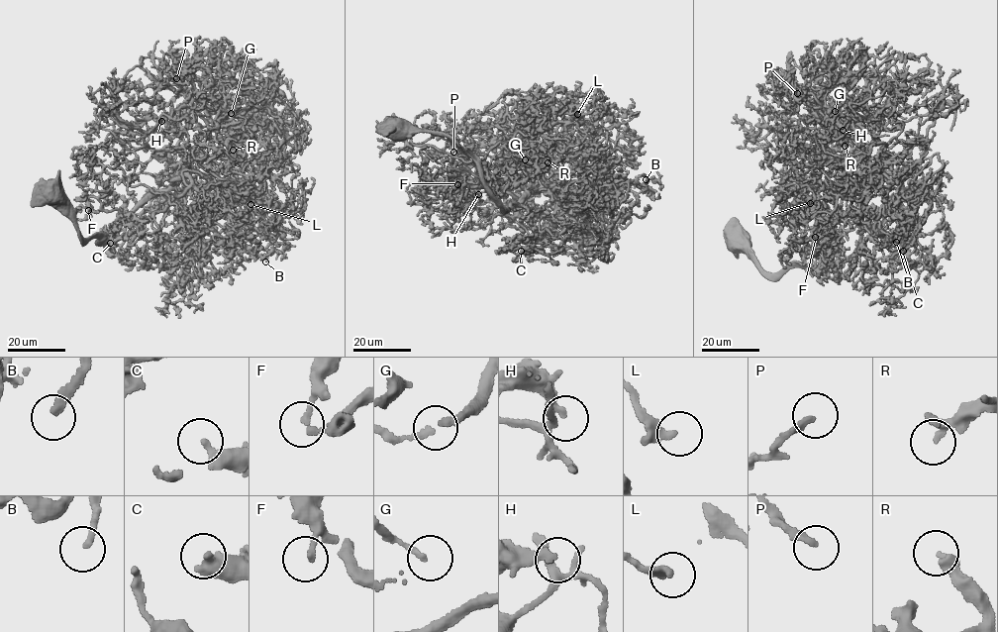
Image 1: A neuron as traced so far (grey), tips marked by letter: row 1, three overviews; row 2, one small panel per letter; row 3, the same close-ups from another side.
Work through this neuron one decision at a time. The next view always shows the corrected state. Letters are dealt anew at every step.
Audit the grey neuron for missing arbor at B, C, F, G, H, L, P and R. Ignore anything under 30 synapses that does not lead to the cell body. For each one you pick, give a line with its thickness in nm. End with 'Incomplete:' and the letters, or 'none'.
B: 240 nm
Incomplete: B

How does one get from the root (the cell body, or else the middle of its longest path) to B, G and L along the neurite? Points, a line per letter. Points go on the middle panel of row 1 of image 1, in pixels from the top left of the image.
B: (396, 128), (438, 132), (459, 146), (505, 213), (529, 192), (571, 202), (590, 182), (646, 179)
G: (396, 128), (459, 146), (505, 213), (526, 189), (510, 137), (492, 144), (525, 159)
L: (396, 128), (459, 146), (505, 213), (526, 191), (516, 152), (554, 120), (537, 103), (577, 114)

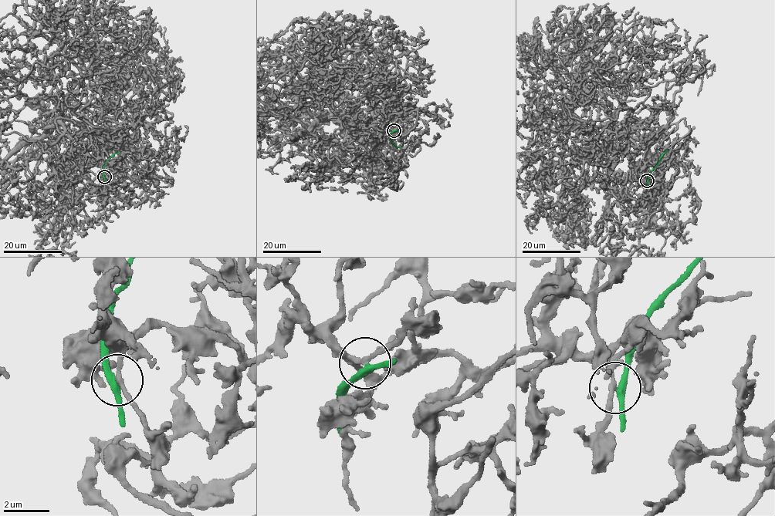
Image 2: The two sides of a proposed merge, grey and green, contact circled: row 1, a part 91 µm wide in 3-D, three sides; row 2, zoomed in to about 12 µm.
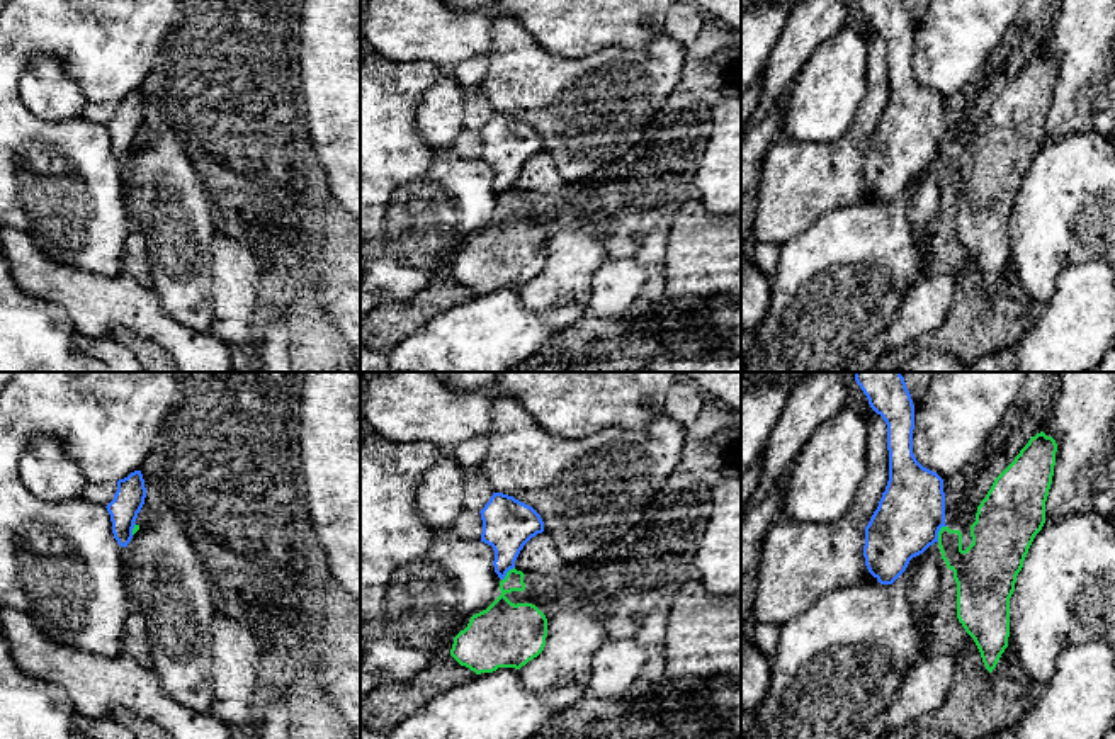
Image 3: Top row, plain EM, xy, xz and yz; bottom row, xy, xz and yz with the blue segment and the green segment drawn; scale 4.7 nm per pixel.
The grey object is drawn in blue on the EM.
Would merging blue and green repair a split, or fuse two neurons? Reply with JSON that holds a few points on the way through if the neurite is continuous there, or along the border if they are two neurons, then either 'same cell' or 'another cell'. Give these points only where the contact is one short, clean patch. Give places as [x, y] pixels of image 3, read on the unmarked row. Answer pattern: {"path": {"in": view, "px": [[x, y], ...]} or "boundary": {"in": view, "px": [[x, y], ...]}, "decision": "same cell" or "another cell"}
{"boundary": {"in": "yz", "px": [[945, 145], [940, 148], [937, 160]]}, "decision": "another cell"}

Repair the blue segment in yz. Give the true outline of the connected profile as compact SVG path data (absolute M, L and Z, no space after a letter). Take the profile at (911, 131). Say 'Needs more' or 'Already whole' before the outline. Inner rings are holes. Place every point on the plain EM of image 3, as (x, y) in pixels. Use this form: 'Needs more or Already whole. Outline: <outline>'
Already whole. Outline: M857 0L870 27L887 44L889 100L877 129L865 146L863 177L869 192L880 204L892 204L909 180L938 161L945 144L943 99L923 87L913 73L914 24L904 0Z

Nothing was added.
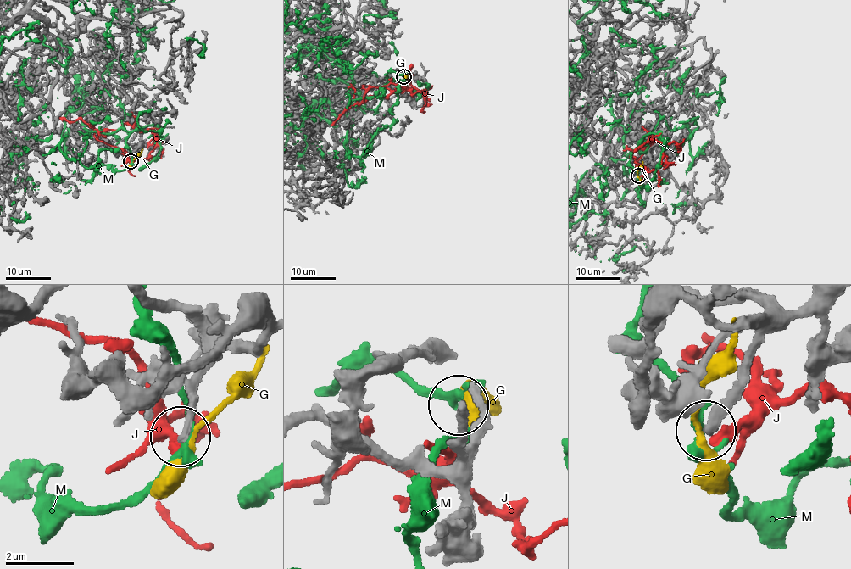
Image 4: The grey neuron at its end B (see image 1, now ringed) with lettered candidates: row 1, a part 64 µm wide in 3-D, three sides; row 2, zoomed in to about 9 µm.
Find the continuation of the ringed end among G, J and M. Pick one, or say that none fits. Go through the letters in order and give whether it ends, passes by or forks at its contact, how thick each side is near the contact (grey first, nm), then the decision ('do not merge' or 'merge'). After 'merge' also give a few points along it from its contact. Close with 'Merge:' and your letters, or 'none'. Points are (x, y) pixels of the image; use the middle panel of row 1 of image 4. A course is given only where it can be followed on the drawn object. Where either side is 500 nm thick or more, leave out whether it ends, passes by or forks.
G: it passes by; 240 nm thick on the grey side, 260 nm on the other; do not merge
J: it ends there; 260 nm thick on the grey side, 320 nm on the other; do not merge
M: it forks there; 280 nm thick on the grey side, 220 nm on the other; do not merge
Merge: none

